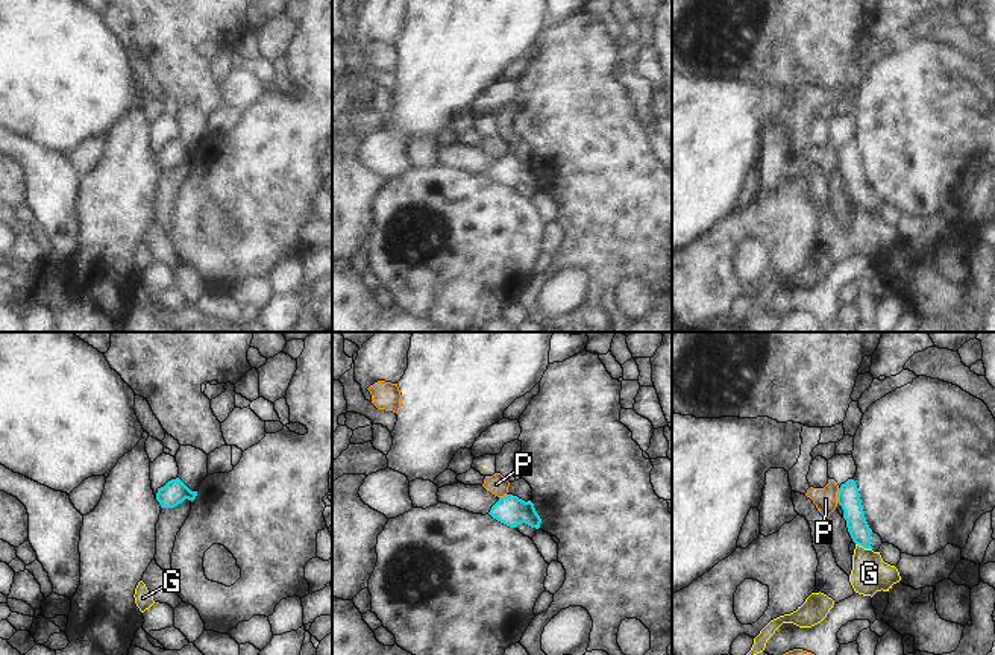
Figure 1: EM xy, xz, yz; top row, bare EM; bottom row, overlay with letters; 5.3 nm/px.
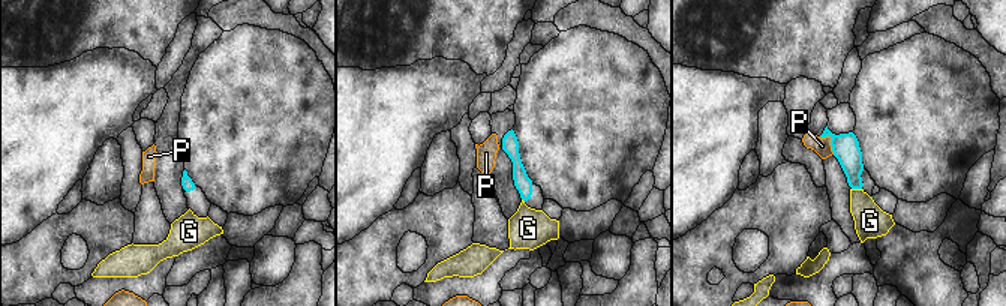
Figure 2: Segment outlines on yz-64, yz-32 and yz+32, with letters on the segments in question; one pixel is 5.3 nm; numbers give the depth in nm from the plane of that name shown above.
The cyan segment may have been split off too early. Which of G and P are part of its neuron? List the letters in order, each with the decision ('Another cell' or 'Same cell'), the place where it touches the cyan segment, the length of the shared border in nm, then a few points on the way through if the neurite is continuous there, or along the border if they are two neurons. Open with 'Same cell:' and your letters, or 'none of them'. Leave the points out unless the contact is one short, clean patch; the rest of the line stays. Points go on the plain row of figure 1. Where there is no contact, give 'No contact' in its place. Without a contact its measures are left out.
Same cell: none of them
G: Another cell. Touches cyan at yz (863, 206). Shared border 90 nm. Boundary: yz (856, 203), (871, 209)
P: Another cell. Touches cyan at yz (838, 156). Shared border 80 nm. Boundary: yz (839, 149), (836, 162)

